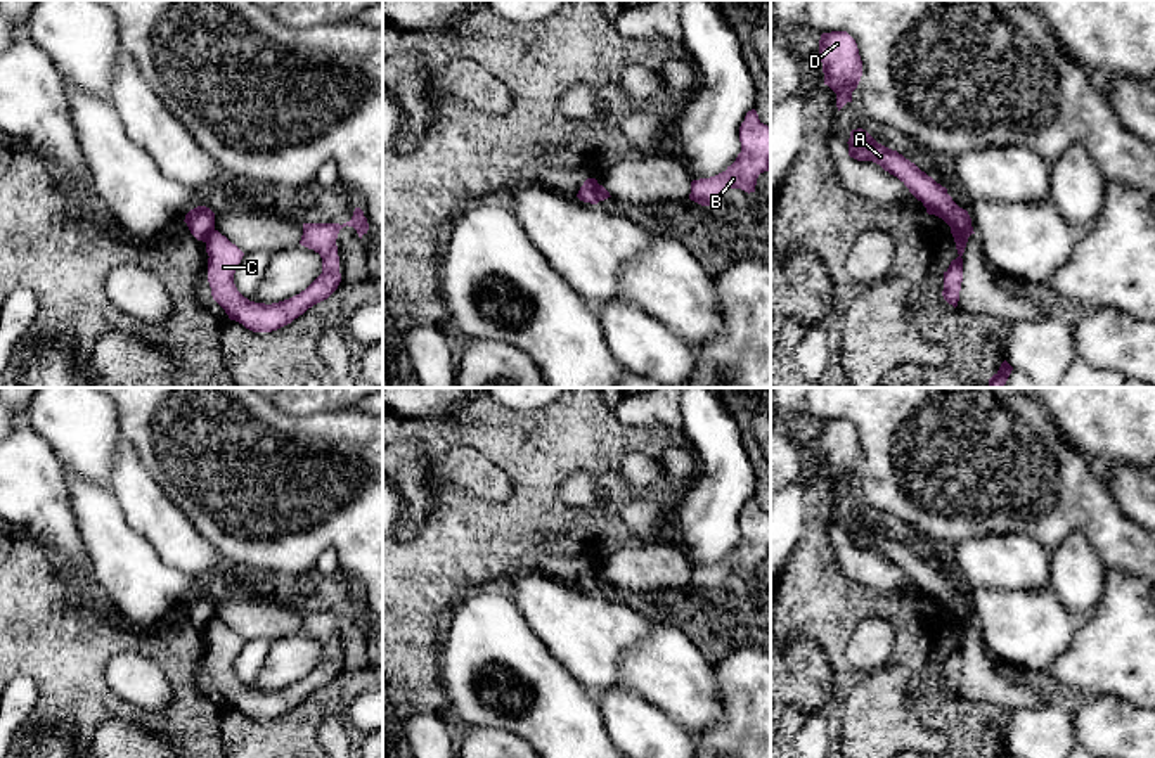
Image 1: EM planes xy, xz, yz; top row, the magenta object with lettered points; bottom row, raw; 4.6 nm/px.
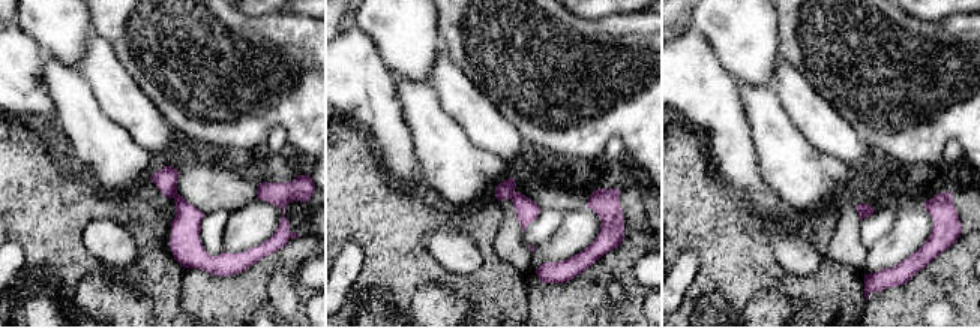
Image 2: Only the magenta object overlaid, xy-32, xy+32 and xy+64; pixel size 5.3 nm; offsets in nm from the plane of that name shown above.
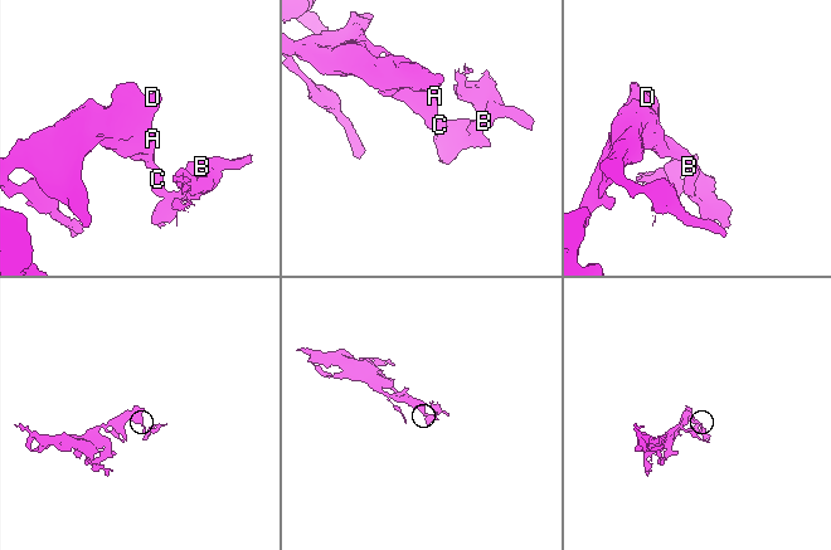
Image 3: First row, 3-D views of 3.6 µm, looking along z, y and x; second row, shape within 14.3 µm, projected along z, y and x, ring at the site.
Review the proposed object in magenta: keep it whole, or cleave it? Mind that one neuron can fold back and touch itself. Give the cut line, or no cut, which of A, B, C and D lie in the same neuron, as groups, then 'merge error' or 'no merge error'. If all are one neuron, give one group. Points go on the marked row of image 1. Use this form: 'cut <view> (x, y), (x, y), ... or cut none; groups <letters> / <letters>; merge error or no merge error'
cut yz (953, 234), (968, 236); groups A D / B C; merge error

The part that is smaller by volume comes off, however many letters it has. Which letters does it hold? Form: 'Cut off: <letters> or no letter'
Cut off: B, C

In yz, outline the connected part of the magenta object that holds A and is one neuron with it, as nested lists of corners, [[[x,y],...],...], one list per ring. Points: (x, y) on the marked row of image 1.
[[[862,128],[852,130],[847,144],[850,157],[857,161],[873,161],[897,177],[909,192],[923,202],[928,215],[942,218],[951,227],[952,235],[965,234],[970,237],[975,234],[968,211],[952,201],[945,187],[937,183],[902,154],[878,144]]]

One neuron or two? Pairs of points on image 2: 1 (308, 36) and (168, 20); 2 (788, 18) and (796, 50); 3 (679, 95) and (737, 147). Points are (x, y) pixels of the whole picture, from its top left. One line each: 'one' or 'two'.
1: one
2: one
3: one

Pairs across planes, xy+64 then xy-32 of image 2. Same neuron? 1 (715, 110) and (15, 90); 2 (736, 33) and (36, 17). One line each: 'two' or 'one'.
1: one
2: one

